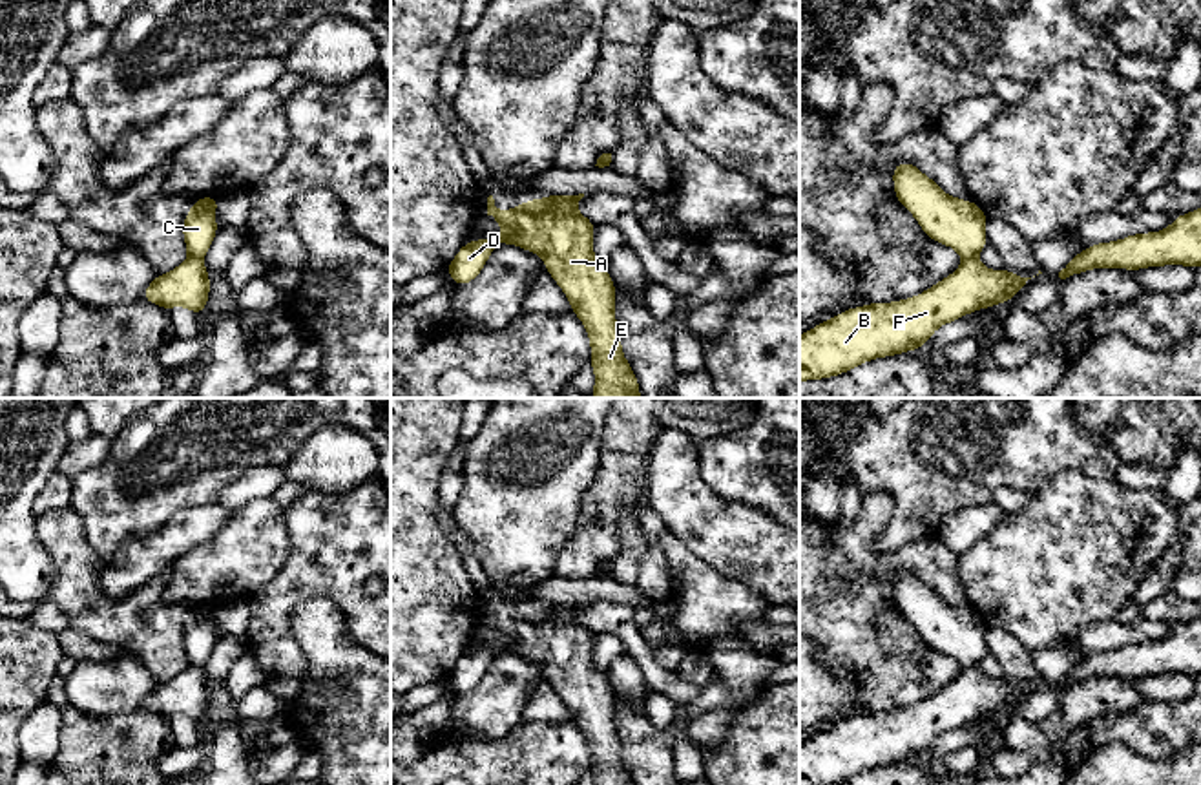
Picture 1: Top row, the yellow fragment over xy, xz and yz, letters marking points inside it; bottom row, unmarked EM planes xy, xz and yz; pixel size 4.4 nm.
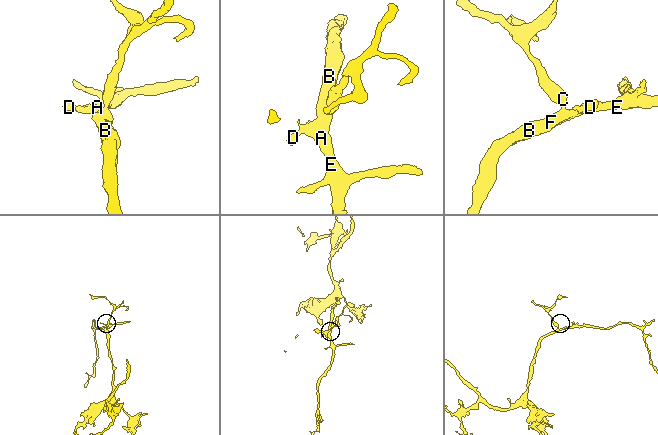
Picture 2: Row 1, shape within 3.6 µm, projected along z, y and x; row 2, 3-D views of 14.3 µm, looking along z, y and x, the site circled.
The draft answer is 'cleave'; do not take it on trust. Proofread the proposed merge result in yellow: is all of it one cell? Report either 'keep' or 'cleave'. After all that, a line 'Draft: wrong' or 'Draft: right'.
cleave
Draft: right

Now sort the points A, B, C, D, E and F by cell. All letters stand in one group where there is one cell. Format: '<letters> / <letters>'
A B D E F / C

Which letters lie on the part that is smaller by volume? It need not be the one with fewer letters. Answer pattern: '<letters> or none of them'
C

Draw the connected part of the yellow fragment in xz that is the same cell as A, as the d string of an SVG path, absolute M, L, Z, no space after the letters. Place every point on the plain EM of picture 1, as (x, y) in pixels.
M584 602L546 604L527 608L515 619L496 619L489 604L487 624L498 630L502 644L465 652L445 681L456 696L471 692L498 652L538 663L586 736L595 785L635 785L622 763L615 730L617 697L606 672L593 665L595 633L575 619L582 606Z

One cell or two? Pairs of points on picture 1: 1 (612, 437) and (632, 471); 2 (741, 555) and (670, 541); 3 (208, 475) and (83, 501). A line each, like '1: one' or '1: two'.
1: one
2: two
3: one

